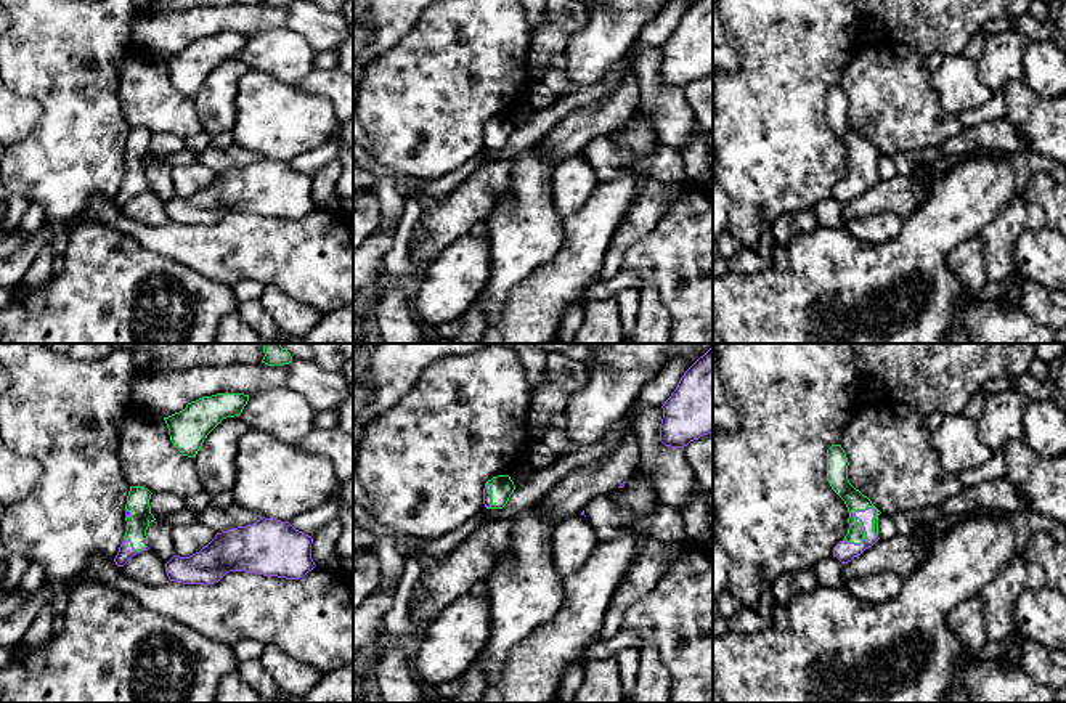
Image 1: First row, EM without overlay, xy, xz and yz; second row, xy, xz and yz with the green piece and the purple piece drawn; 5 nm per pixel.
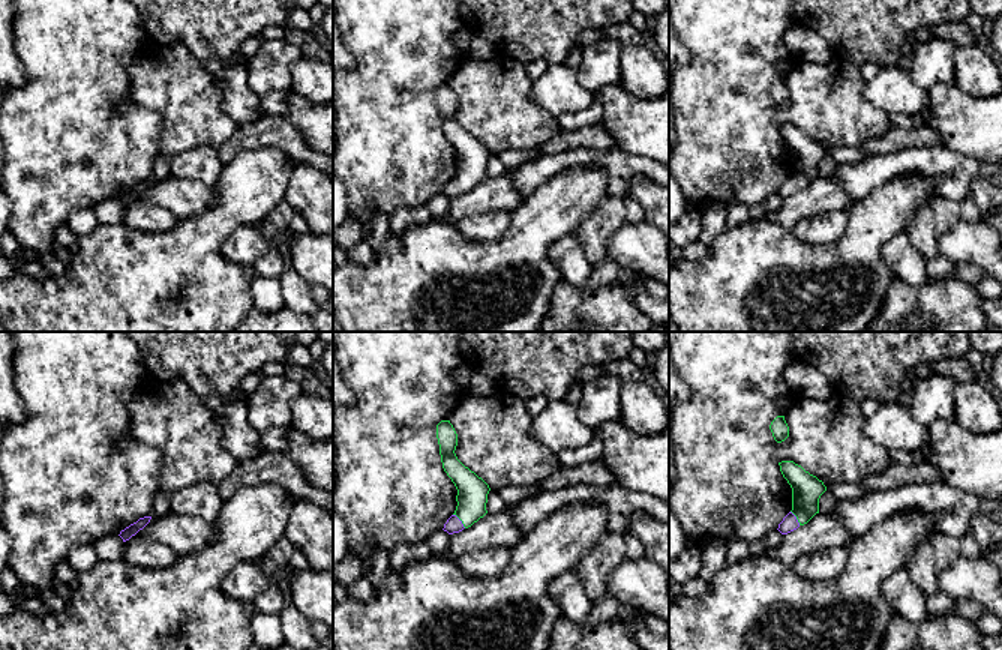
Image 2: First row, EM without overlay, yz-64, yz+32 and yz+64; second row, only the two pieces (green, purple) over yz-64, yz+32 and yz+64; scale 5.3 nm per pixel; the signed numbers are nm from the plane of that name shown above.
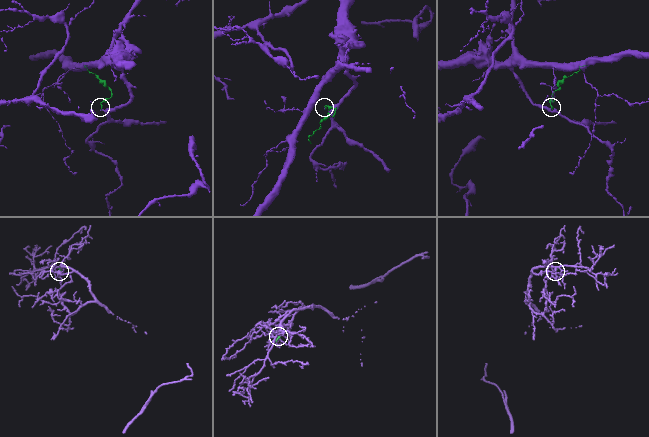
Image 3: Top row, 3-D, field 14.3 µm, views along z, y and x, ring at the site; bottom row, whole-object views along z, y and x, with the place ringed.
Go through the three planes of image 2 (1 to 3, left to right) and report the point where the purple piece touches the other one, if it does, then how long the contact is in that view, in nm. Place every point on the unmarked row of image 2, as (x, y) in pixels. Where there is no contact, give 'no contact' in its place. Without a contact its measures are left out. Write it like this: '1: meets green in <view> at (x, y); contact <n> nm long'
1: no contact
2: meets green in yz+32 at (461, 183); contact 100 nm long
3: meets green in yz+64 at (797, 182); contact 90 nm long

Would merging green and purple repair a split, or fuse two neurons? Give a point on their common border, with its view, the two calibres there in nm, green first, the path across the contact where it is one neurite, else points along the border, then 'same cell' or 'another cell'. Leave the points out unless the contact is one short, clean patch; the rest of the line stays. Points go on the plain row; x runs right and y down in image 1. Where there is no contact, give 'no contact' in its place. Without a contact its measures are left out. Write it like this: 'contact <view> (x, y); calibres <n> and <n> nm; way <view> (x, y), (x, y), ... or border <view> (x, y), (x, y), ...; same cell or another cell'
contact yz (862, 167); calibres 100 and 100 nm; way yz (854, 140), (854, 156), (862, 167), (864, 178), (843, 191); same cell

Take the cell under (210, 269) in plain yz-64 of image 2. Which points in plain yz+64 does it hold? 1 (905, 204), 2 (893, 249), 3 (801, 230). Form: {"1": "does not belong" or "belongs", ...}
{"1": "belongs", "2": "does not belong", "3": "does not belong"}

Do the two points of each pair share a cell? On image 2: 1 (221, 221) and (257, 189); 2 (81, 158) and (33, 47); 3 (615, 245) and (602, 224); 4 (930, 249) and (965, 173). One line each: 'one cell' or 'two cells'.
1: one cell
2: one cell
3: two cells
4: two cells

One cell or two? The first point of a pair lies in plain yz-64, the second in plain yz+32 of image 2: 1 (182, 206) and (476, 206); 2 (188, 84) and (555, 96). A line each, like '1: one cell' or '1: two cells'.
1: one cell
2: two cells

